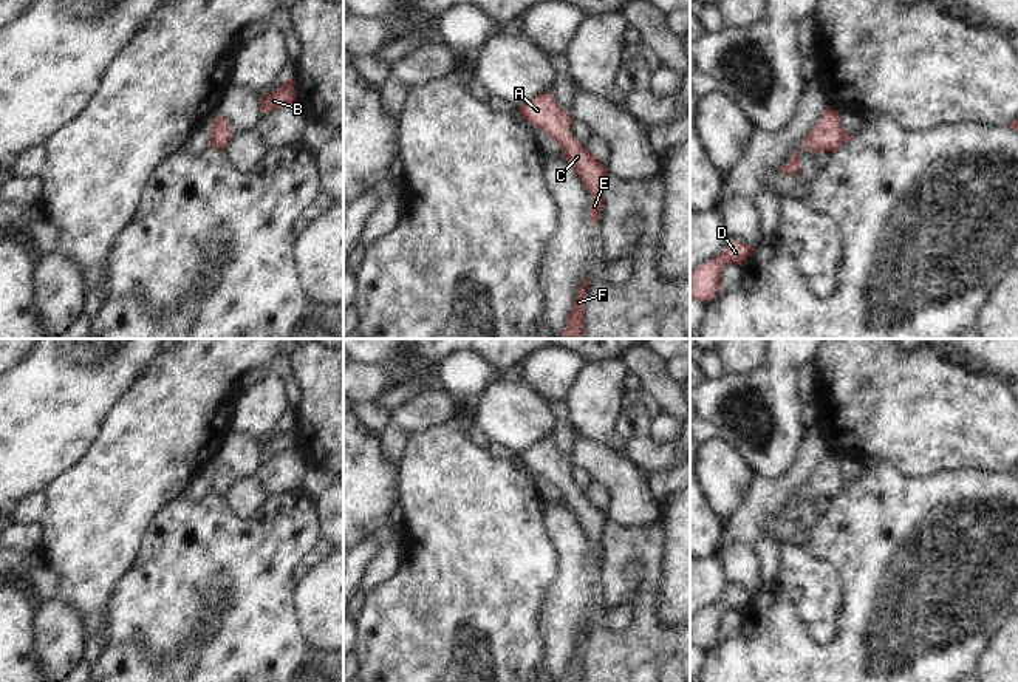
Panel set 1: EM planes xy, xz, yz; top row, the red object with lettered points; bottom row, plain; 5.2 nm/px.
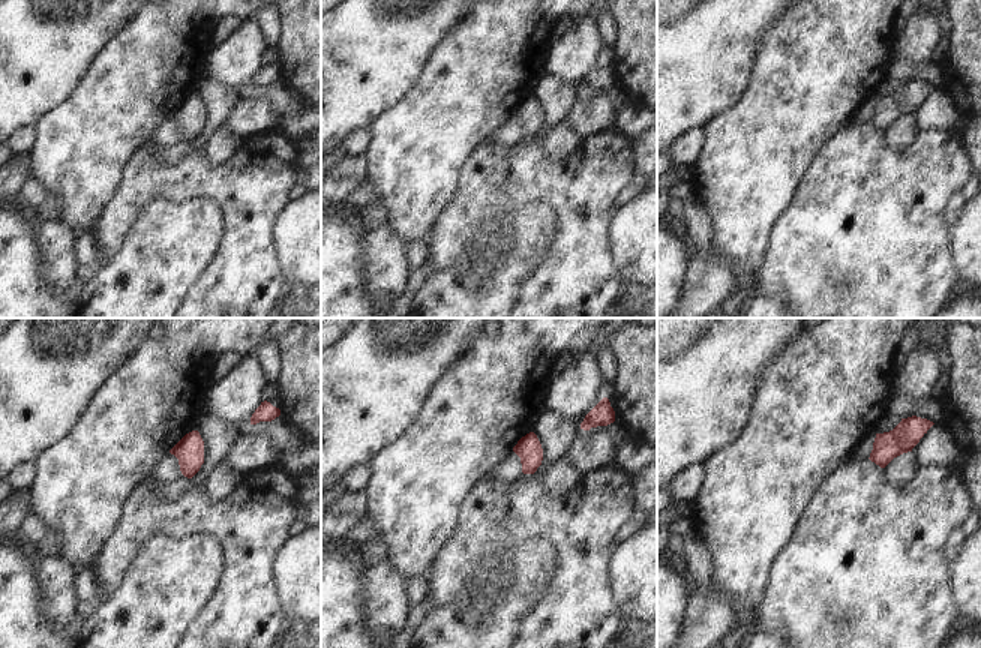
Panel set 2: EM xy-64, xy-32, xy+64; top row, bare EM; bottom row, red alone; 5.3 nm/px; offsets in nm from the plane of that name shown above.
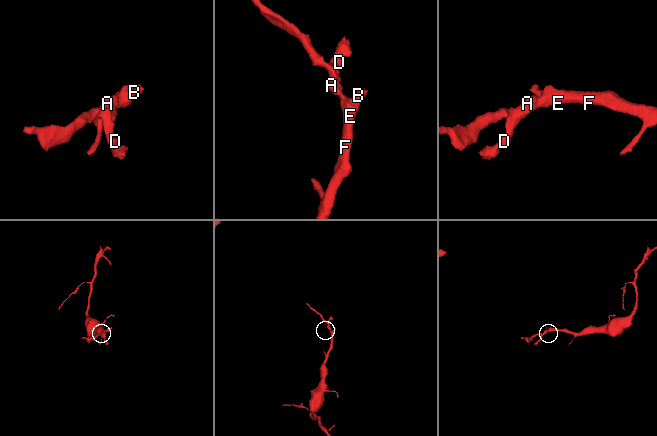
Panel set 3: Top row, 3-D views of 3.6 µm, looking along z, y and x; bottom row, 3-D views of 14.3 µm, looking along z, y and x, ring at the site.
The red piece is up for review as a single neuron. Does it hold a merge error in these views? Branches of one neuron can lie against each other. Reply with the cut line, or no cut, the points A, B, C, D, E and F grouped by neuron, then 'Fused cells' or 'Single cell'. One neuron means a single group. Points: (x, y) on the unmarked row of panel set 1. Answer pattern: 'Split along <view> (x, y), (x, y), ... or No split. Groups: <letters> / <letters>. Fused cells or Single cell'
No split. Groups: A B C D E F. Single cell

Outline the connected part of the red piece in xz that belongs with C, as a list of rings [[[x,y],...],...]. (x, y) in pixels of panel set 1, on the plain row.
[[[551,439],[531,444],[520,453],[520,459],[526,467],[560,490],[563,504],[576,515],[583,534],[593,544],[589,563],[596,572],[600,566],[603,549],[602,530],[605,523],[610,521],[605,510],[588,500],[580,487],[572,484],[569,478],[572,465],[566,456],[555,450]]]

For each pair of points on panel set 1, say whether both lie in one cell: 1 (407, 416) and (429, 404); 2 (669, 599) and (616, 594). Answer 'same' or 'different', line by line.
1: same
2: different

